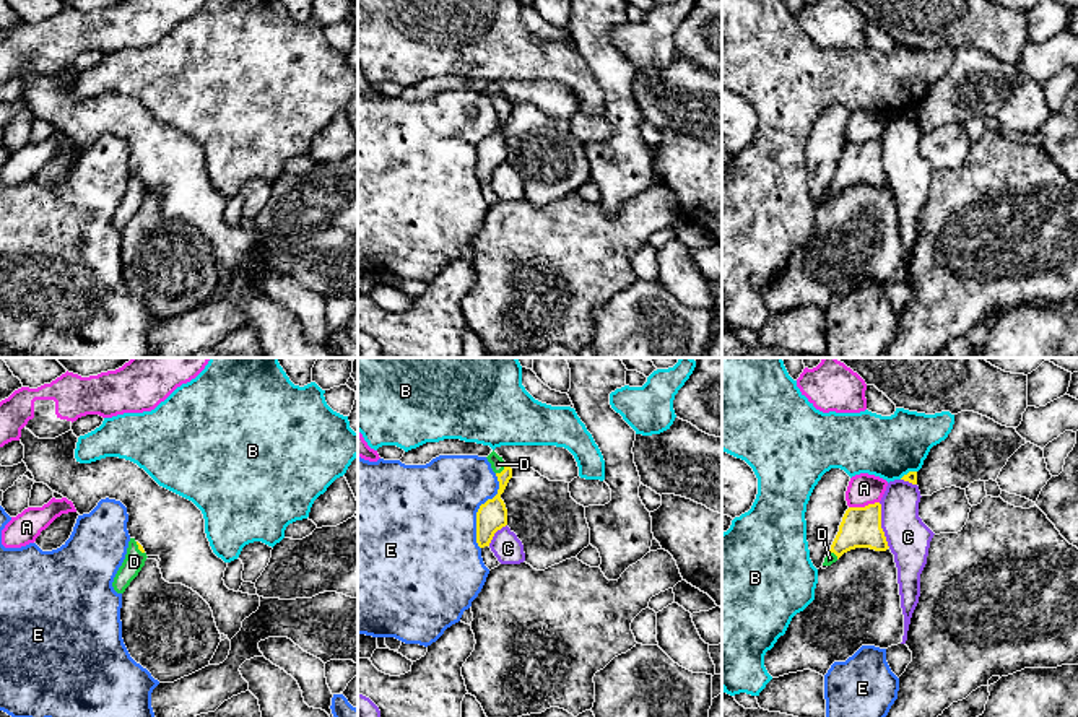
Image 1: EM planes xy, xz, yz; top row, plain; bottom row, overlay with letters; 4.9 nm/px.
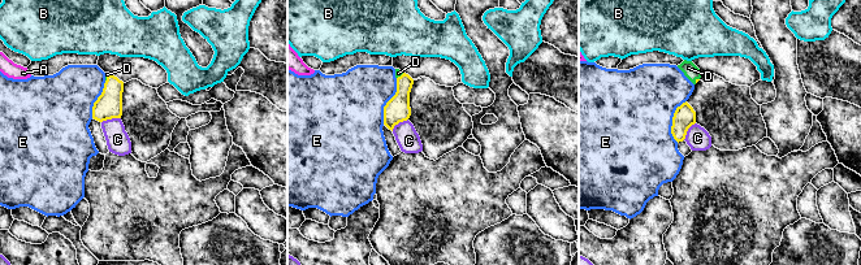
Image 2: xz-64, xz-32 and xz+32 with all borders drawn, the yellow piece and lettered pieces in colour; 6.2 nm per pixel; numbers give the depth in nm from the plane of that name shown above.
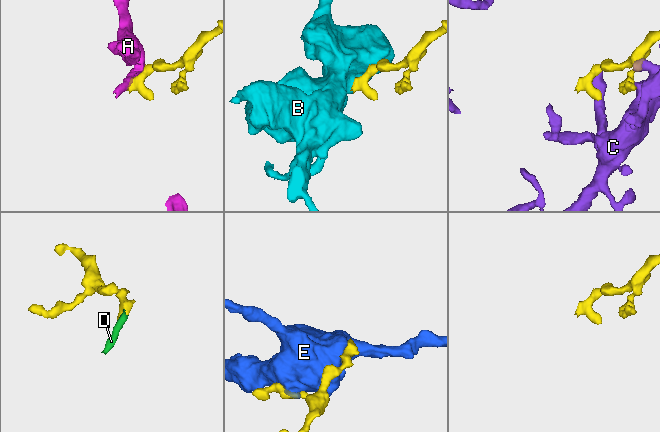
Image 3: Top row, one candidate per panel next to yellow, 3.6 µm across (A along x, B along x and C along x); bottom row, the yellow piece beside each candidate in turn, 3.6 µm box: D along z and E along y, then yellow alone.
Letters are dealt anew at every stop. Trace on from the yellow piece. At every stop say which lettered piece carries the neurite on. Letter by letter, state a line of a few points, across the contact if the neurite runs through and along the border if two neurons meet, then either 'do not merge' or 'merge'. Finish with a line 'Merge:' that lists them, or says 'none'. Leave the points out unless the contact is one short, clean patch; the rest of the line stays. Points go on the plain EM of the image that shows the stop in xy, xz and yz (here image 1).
A: line yz (878, 137), (849, 143); do not merge
B: line yz (916, 106), (899, 114); do not merge
C: do not merge
D: line xz (491, 152), (503, 121), (503, 106), (498, 99); merge
E: do not merge
Merge: D

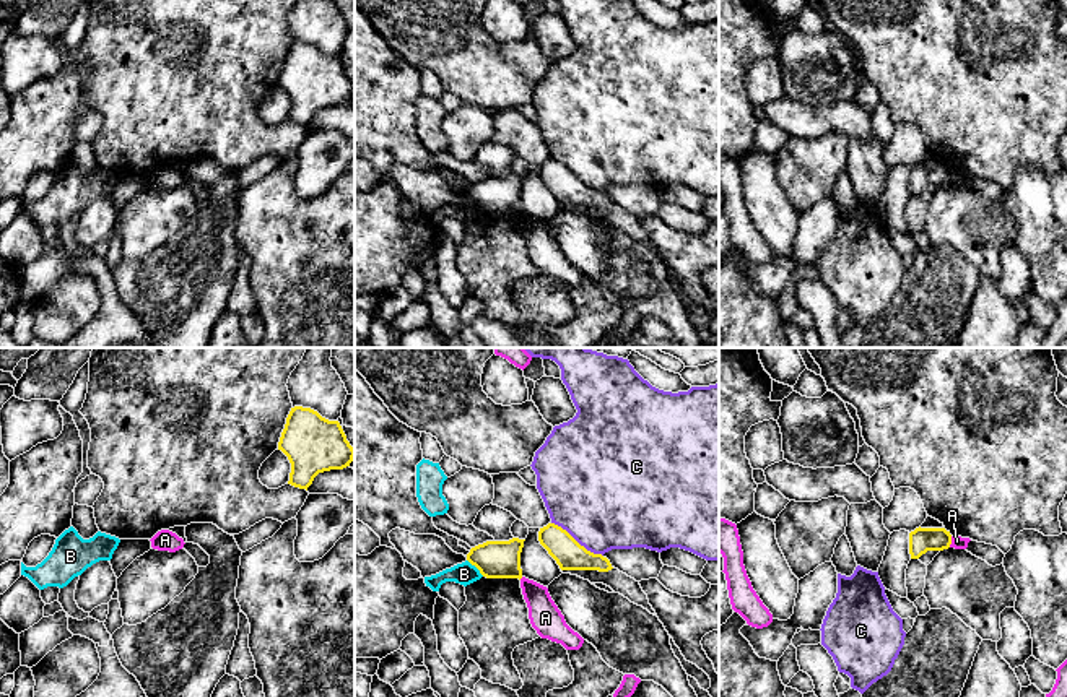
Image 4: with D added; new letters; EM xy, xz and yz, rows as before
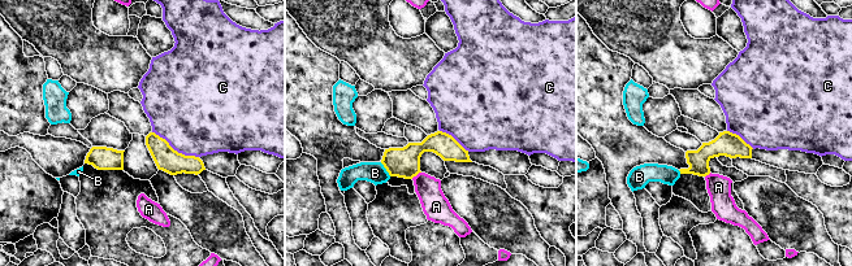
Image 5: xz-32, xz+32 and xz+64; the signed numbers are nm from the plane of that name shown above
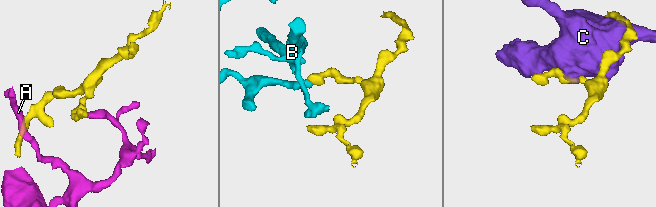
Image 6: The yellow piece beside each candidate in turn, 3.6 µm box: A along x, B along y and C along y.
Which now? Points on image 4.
A: line yz (952, 173), (949, 182); do not merge
B: line xz (467, 195), (483, 212); do not merge
C: do not merge
Merge: none

